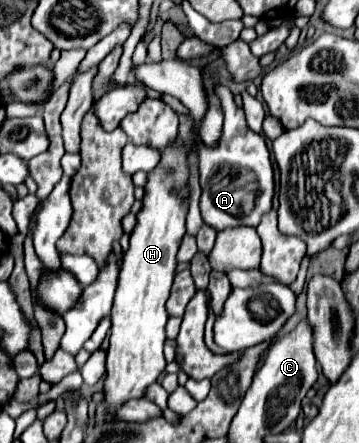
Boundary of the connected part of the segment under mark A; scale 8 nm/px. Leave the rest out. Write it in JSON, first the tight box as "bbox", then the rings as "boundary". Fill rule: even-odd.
{"bbox":[199,86,275,232],"boundary":[[[217,86],[217,96],[223,106],[225,124],[223,136],[215,150],[199,152],[199,174],[201,174],[201,218],[207,226],[221,232],[223,228],[235,226],[257,226],[259,218],[271,210],[275,182],[273,182],[273,166],[269,158],[269,150],[265,146],[265,138],[255,134],[245,124],[245,114],[235,106],[233,94],[225,86]],[[249,194],[249,202],[245,196]]]}

